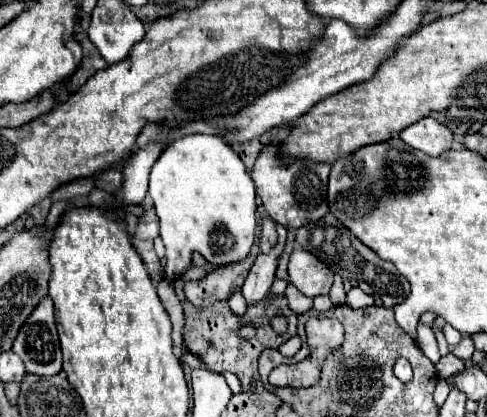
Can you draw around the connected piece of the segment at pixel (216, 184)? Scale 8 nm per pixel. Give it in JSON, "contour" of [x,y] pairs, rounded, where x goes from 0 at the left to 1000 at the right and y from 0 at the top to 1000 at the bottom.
{"contour":[[[382,324],[353,338],[308,415],[308,458],[329,525],[329,568],[341,588],[341,664],[361,669],[394,640],[394,607],[411,607],[435,640],[489,631],[509,616],[526,573],[522,439],[497,381],[448,324]]]}

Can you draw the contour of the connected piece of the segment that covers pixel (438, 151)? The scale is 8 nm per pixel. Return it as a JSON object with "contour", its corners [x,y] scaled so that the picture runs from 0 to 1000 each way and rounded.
{"contour":[[[887,281],[862,285],[858,295],[821,314],[821,333],[883,376],[899,376],[928,353],[928,314]]]}

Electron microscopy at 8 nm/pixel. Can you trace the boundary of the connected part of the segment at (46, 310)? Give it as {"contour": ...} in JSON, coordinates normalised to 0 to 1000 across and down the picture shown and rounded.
{"contour":[[[103,712],[86,717],[62,765],[45,779],[25,842],[45,856],[57,894],[103,904],[127,890],[127,847],[111,770],[111,727]]]}

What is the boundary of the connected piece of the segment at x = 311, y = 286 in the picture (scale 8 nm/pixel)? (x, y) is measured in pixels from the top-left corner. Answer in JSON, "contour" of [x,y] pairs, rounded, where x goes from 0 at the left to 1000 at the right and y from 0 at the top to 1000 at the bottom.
{"contour":[[[604,592],[591,631],[595,679],[628,712],[653,712],[678,698],[686,655],[641,607]]]}

